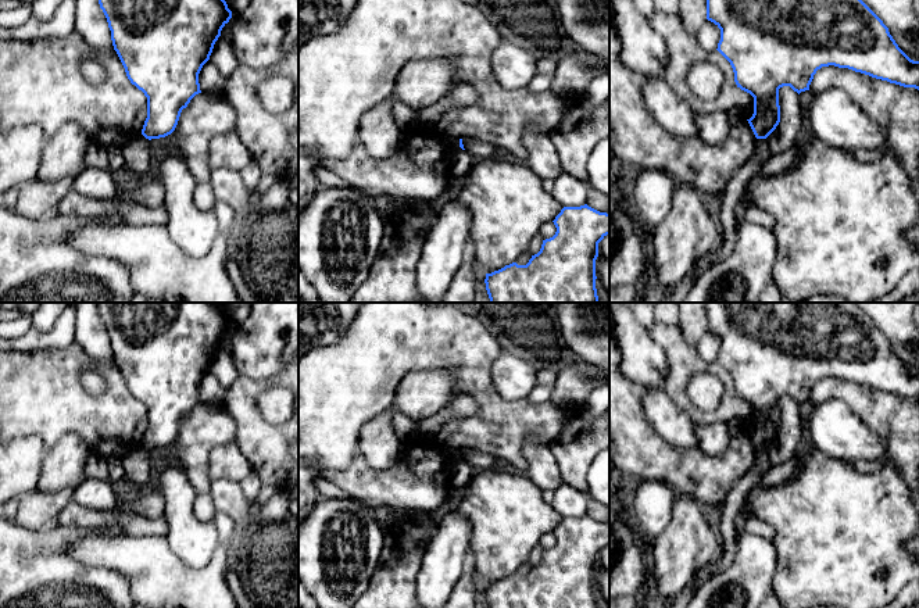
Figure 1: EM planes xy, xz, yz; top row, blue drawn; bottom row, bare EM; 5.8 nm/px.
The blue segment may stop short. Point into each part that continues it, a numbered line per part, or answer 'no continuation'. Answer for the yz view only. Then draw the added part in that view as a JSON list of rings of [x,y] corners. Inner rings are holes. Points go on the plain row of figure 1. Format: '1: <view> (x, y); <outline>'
no continuation

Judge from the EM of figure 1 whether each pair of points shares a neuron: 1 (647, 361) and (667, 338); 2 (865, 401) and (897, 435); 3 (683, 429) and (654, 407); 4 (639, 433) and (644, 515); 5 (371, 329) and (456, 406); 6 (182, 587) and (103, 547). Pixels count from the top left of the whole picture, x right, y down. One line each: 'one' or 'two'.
1: two
2: one
3: one
4: two
5: two
6: one

